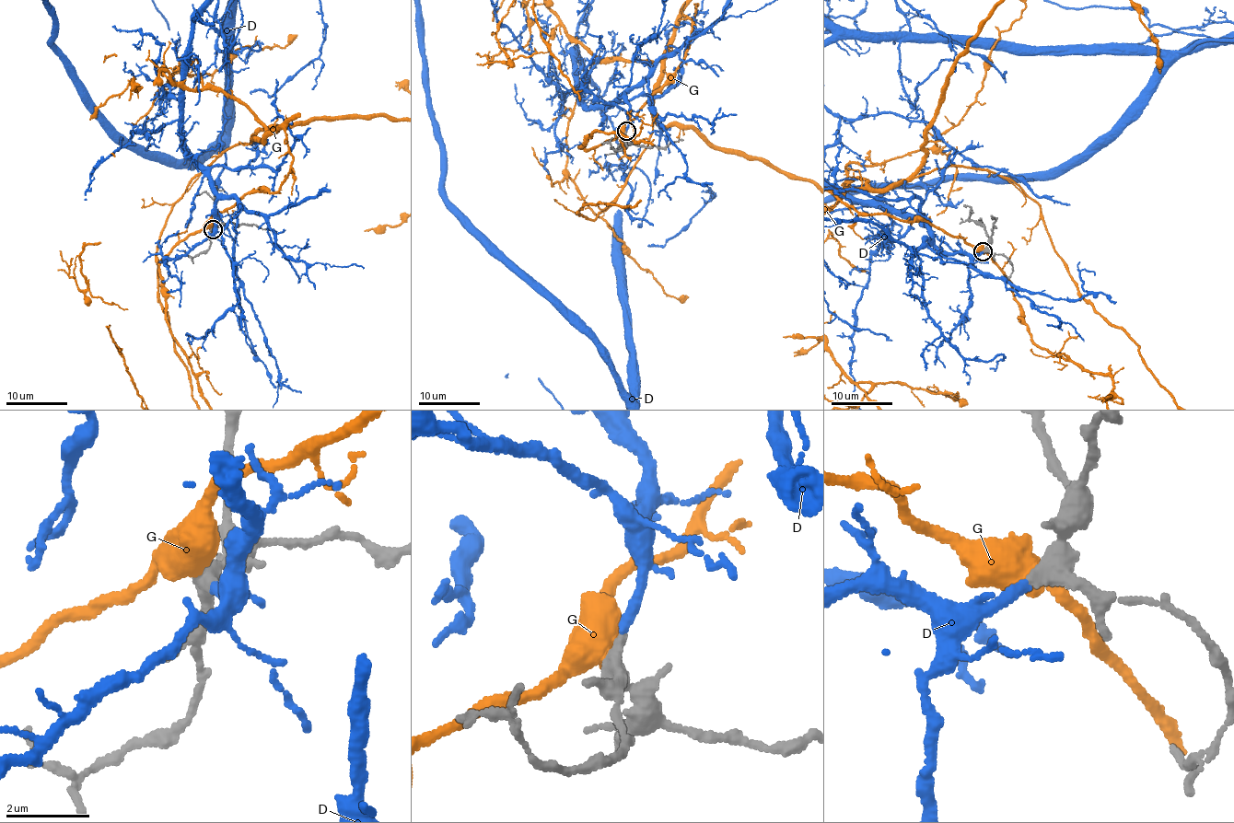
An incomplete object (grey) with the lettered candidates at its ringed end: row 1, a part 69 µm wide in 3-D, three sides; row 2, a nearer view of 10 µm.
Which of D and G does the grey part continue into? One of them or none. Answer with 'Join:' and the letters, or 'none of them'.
Join: D

